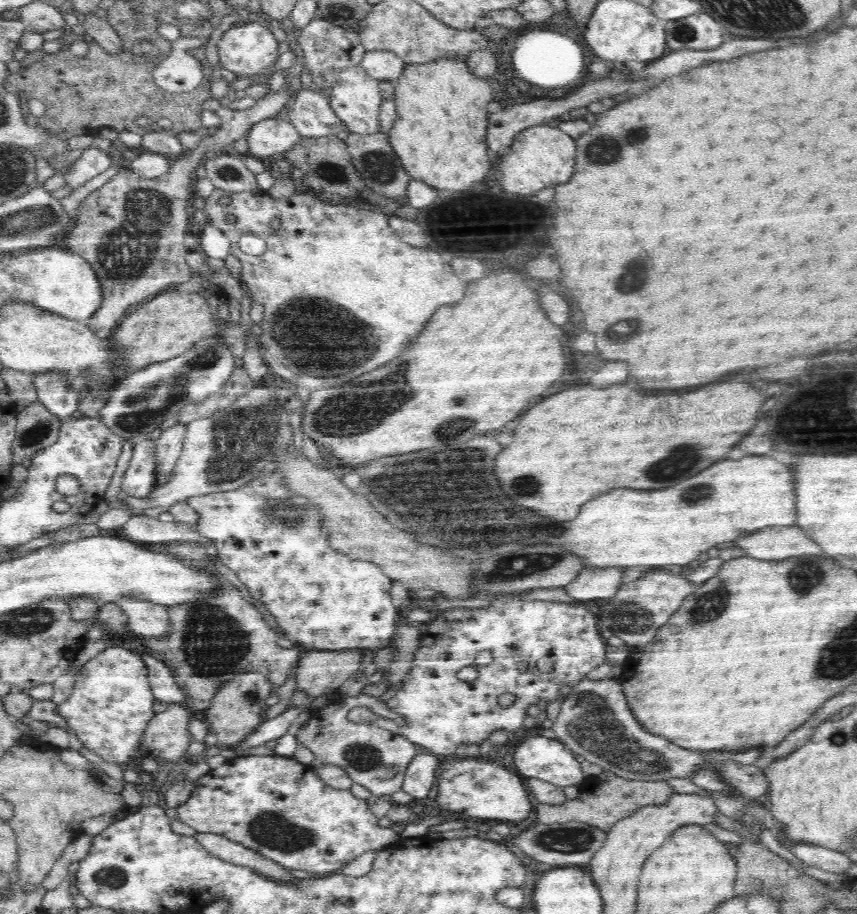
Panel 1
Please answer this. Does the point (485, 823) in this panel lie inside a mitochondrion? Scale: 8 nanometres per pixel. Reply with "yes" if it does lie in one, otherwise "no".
no

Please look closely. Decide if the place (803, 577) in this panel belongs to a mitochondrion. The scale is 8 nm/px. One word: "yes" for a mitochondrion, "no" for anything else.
yes

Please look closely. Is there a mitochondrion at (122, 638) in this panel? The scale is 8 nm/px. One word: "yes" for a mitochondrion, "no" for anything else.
no

